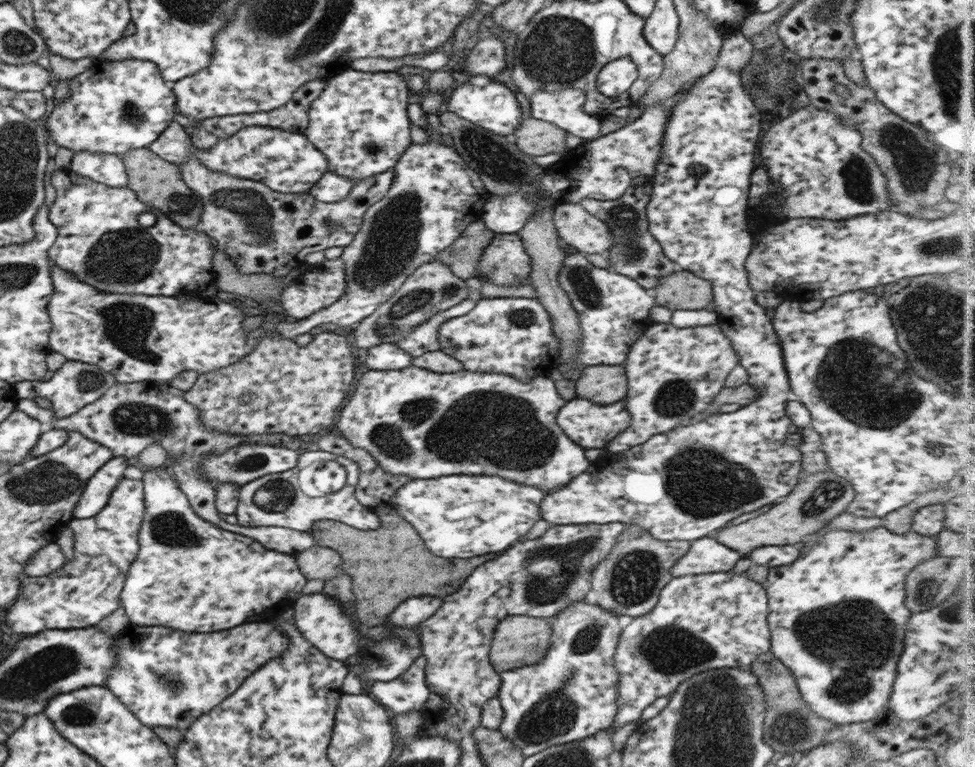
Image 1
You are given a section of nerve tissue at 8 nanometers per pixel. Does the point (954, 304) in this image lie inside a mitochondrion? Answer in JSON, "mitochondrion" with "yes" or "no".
{"mitochondrion":"yes"}

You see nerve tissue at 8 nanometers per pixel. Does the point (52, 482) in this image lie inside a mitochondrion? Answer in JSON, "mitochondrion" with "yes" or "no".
{"mitochondrion":"yes"}

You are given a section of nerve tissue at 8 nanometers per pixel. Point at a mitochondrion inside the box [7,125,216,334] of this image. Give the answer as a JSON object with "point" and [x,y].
{"point":[127,256]}

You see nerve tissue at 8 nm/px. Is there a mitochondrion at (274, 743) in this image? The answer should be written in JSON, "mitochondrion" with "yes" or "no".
{"mitochondrion":"no"}

